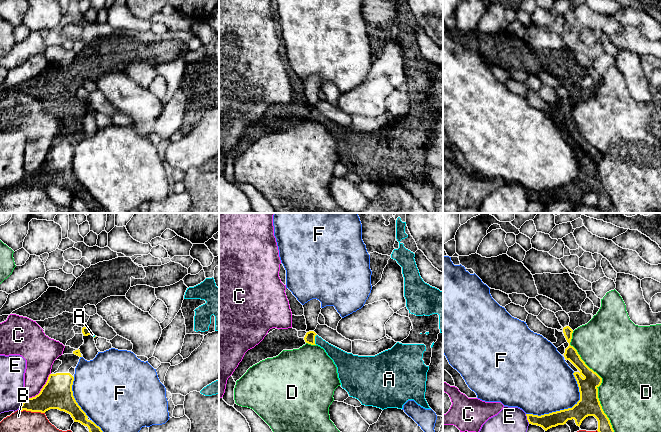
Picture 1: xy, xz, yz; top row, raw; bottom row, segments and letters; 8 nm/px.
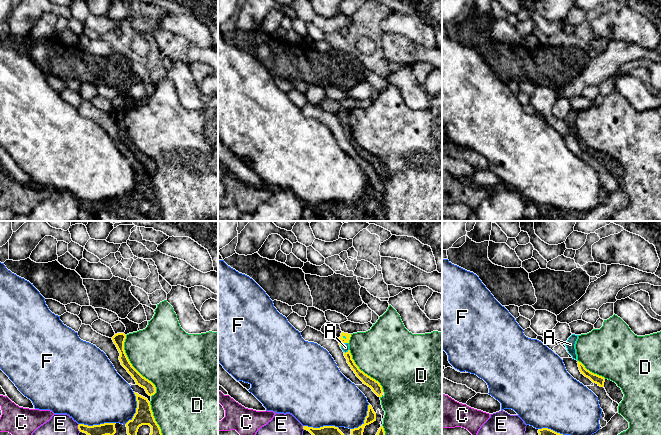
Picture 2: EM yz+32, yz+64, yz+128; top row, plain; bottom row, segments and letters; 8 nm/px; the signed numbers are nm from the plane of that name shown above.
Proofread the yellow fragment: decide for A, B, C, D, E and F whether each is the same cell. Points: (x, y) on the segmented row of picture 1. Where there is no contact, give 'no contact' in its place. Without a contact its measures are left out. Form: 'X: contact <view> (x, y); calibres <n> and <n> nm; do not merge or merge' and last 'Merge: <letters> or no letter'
A: contact xz (314, 339); calibres 90 and 120 nm; merge
B: contact xy (32, 411); calibres 240 and 180 nm; do not merge
C: contact xy (41, 389); calibres 240 and 220 nm; do not merge
D: contact yz (601, 381); calibres 180 and 500 nm; do not merge
E: contact xy (22, 403); calibres 200 and 200 nm; do not merge
F: contact yz (566, 409); calibres 180 and 440 nm; do not merge
Merge: A

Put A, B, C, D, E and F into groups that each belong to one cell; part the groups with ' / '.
A / B / C / D / E / F

